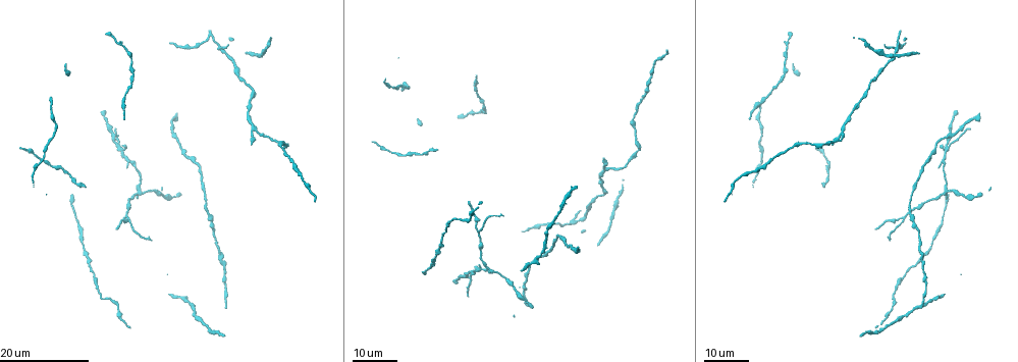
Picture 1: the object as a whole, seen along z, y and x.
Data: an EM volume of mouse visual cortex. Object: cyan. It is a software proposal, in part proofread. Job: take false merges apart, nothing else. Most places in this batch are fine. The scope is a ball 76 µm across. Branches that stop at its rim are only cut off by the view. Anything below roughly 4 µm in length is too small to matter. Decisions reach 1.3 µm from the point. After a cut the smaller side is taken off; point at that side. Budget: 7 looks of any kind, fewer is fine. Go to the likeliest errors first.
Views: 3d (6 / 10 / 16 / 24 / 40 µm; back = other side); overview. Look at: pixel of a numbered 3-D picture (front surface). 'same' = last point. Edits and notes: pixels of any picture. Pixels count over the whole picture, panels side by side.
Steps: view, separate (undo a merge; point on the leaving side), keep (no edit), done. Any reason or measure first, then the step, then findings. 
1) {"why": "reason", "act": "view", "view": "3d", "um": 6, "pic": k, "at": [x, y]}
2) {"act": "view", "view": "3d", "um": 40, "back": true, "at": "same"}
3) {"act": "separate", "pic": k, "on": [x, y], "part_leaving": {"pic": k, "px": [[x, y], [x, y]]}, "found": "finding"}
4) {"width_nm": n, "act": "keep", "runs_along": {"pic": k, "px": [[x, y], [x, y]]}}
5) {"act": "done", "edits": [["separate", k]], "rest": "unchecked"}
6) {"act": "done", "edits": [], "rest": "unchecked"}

{"act": "view", "view": "3d", "um": 16, "pic": 1, "at": [950, 148]}

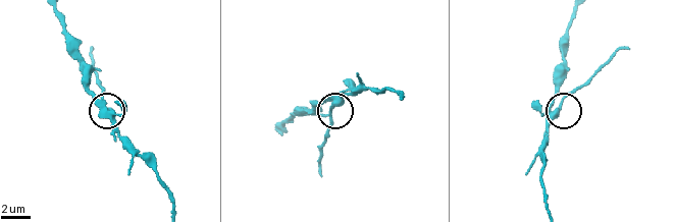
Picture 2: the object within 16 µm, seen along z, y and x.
{"act": "view", "view": "3d", "um": 6, "pic": 2, "at": [329, 107]}

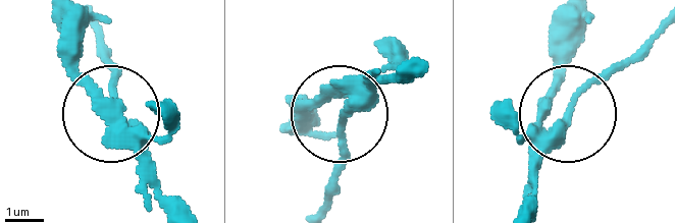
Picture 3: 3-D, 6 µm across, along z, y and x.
{"act": "view", "view": "3d", "um": 6, "back": true, "pic": 3, "at": [344, 115]}

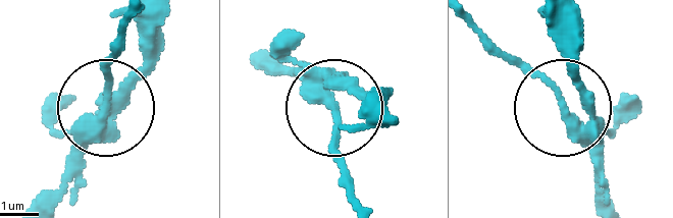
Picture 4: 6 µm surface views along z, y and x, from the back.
{"side_arm_um": 7, "act": "keep", "found": "continuous, no second neuron"}

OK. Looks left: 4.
{"why": "four-way junction", "act": "view", "view": "3d", "um": 16, "pic": 1, "at": [139, 193]}

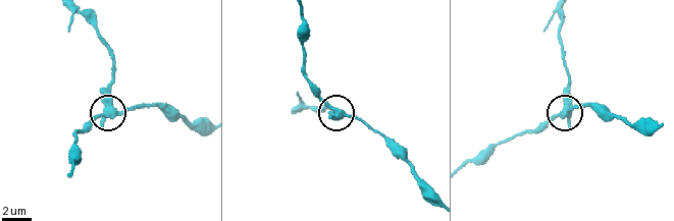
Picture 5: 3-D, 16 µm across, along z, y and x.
{"why": "closer look", "act": "view", "view": "3d", "um": 10, "pic": 5, "at": [564, 114]}

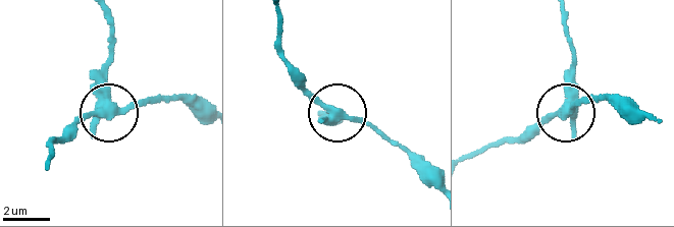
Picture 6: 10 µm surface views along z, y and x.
{"arms": 4, "act": "keep", "runs_along": {"pic": 6, "px": [[563, 16], [575, 63], [565, 110], [597, 98]]}, "found": "one neuron here"}

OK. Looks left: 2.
{"why": "three-way junction", "act": "view", "view": "3d", "um": 16, "pic": 1, "at": [479, 231]}

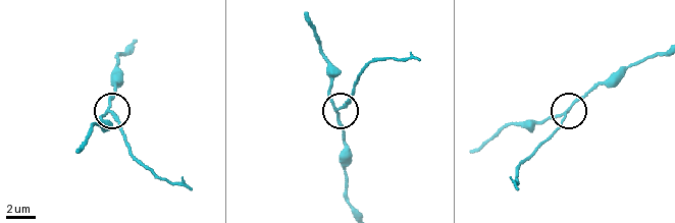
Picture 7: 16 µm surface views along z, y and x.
{"act": "view", "view": "3d", "um": 10, "pic": 7, "at": [109, 111]}

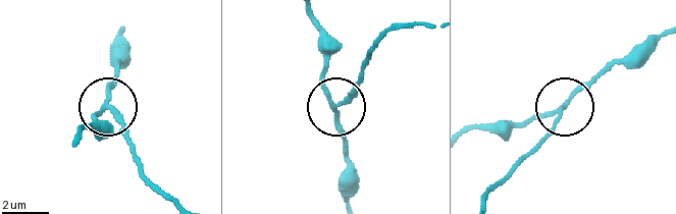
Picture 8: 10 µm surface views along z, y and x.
{"act": "keep", "runs_along": {"pic": 8, "px": [[661, 33], [603, 66], [528, 152]]}, "found": "all the same neuron"}

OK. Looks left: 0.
{"act": "done", "edits": [], "rest": "unchecked"}

